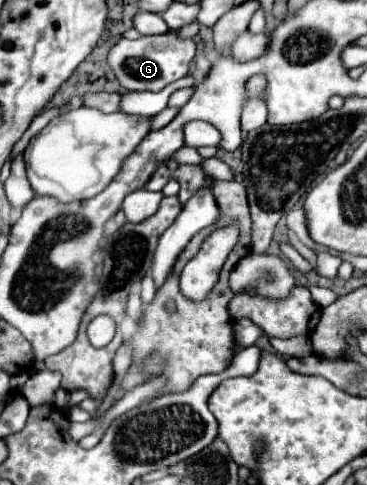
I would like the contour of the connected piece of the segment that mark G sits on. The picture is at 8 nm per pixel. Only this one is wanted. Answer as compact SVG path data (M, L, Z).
M176 33L148 35L136 41L120 39L108 55L108 65L114 69L116 79L126 91L160 91L168 83L182 79L190 71L190 63L196 55L196 43L192 39L178 39Z

